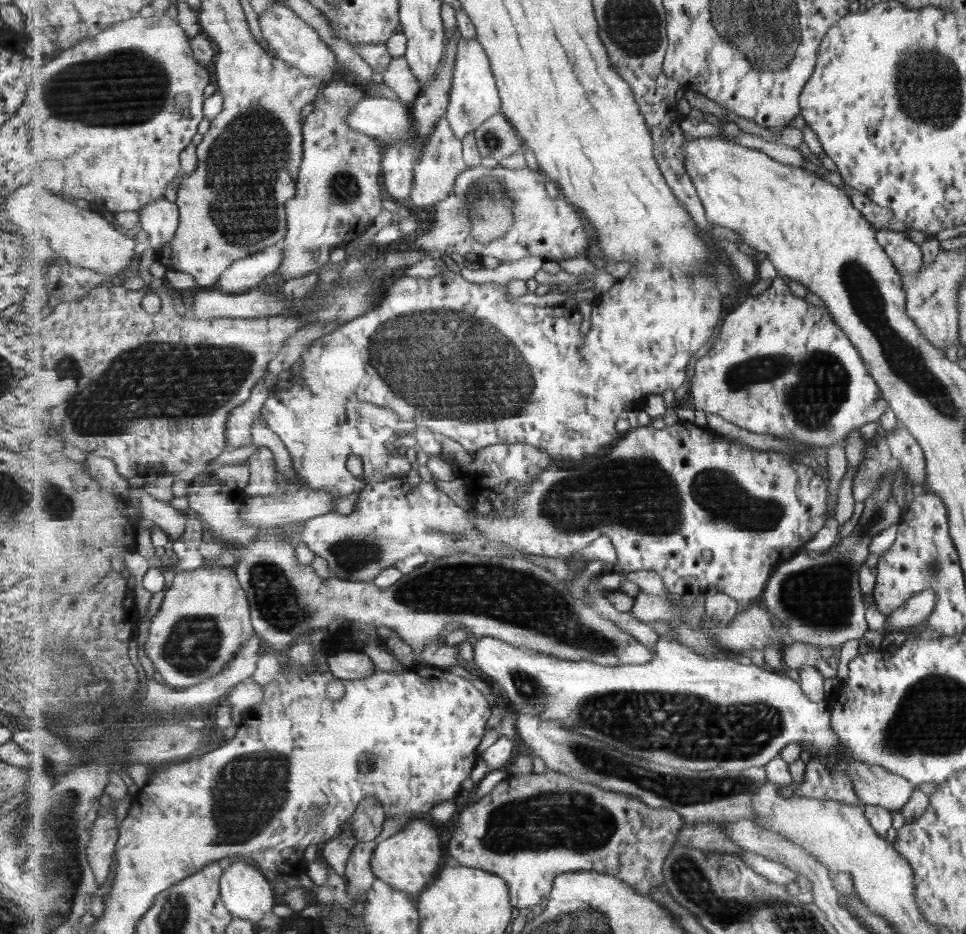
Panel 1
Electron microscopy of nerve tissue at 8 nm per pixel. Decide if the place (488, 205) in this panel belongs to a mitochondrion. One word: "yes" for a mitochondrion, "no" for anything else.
yes

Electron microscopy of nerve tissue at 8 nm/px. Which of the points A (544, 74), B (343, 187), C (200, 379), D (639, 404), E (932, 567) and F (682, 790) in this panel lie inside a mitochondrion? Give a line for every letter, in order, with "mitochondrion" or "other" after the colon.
A: other
B: mitochondrion
C: mitochondrion
D: other
E: mitochondrion
F: mitochondrion

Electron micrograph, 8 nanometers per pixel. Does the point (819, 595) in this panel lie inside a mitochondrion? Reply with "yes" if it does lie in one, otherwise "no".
yes

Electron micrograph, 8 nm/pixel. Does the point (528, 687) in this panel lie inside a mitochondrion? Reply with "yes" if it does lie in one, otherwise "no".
yes

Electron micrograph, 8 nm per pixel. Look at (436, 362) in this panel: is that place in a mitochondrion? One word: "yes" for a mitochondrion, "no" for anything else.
yes

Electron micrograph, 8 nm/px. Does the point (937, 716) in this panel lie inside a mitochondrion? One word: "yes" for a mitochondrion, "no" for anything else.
yes

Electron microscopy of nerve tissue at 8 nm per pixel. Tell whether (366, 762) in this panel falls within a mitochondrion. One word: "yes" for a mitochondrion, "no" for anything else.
yes

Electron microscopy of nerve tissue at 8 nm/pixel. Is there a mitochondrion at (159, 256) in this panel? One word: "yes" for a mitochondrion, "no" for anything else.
no

